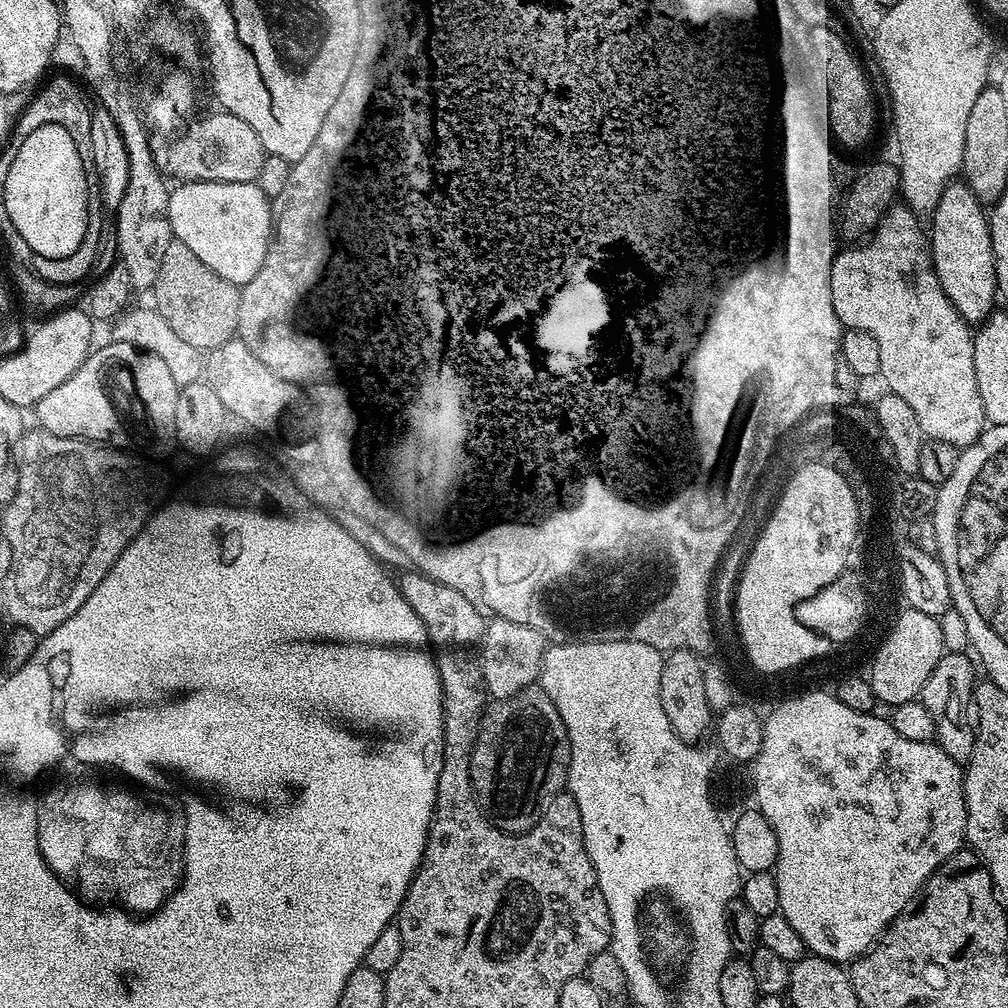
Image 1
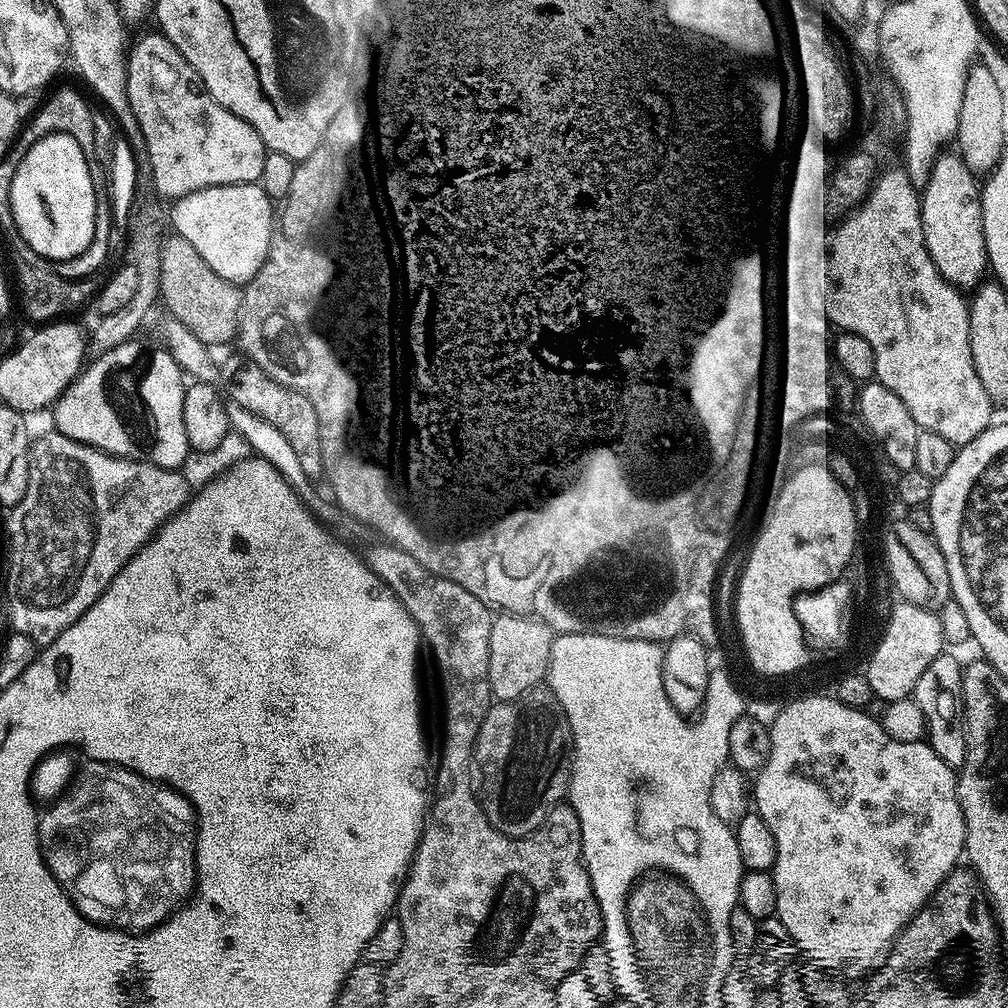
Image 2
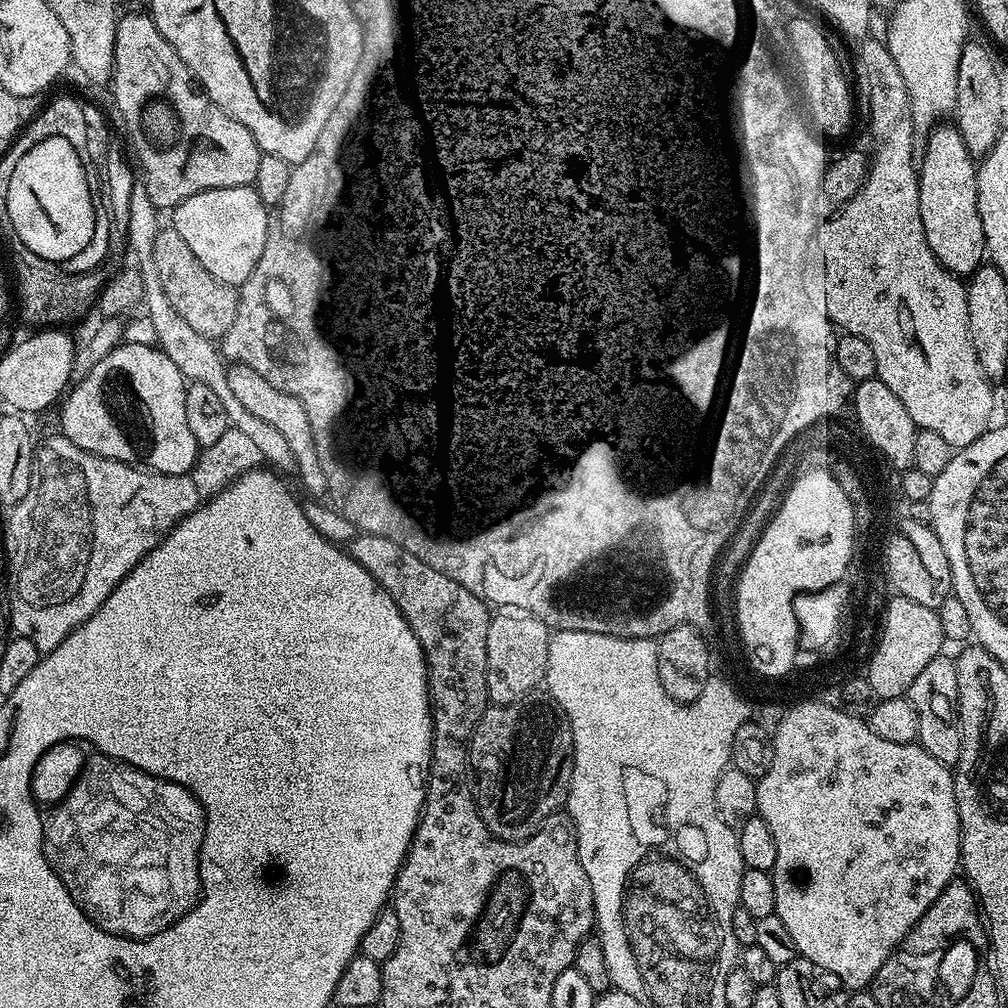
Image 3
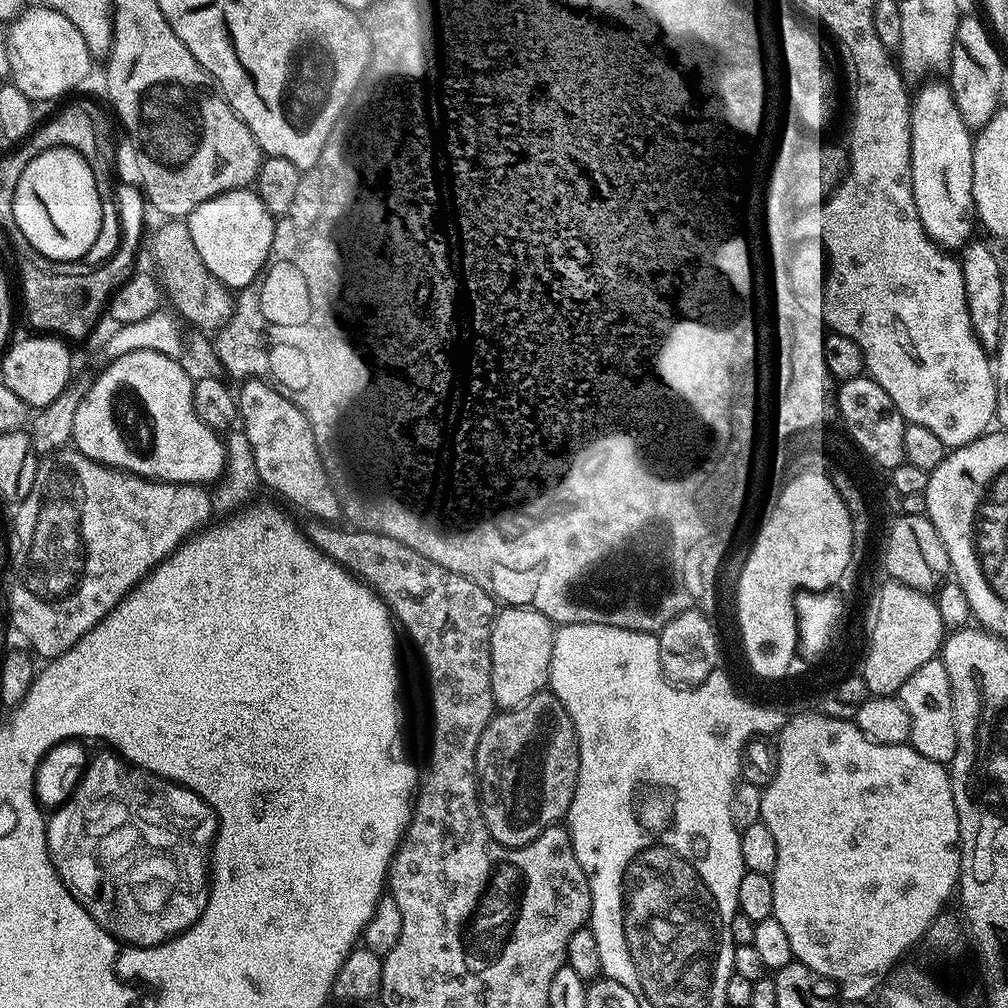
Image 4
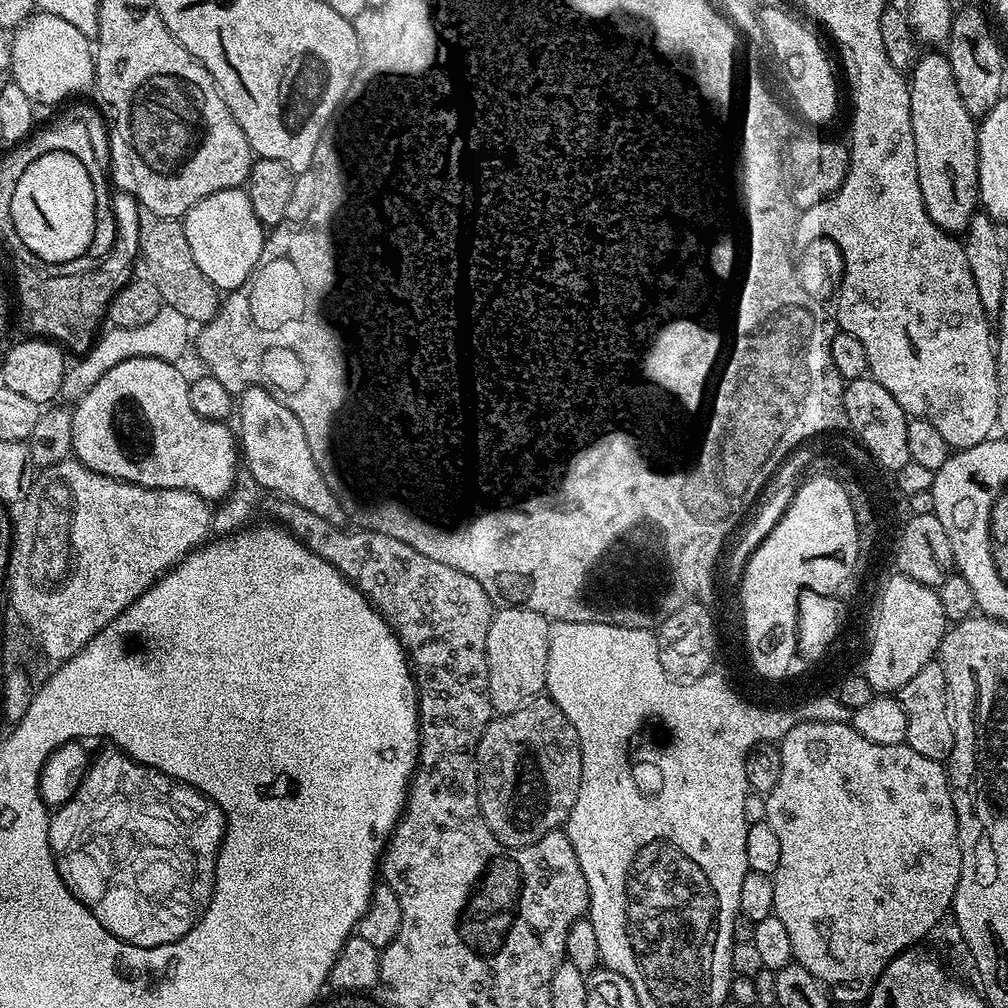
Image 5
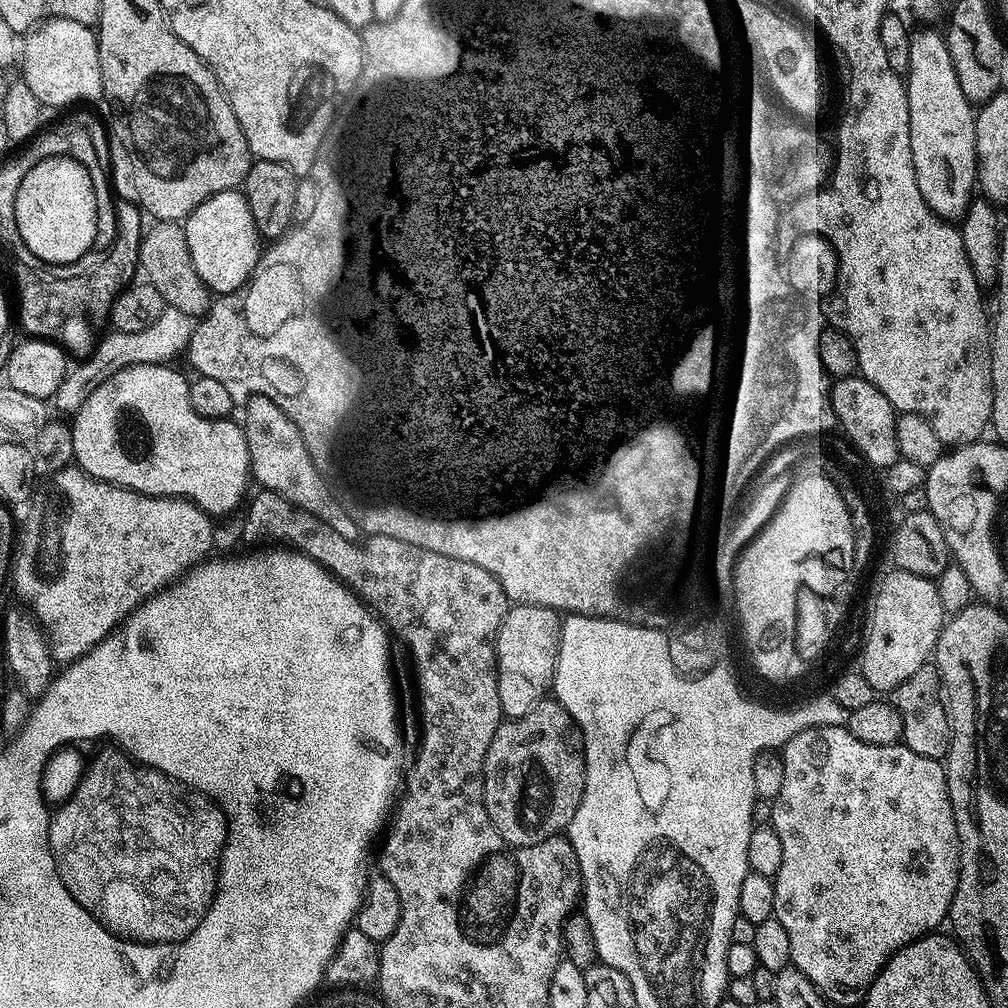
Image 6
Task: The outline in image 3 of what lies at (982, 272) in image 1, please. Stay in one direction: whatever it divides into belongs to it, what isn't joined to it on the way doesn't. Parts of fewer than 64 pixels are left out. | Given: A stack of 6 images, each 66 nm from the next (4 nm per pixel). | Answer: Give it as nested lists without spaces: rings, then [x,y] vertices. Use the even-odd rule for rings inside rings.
[[[955,126],[935,129],[929,139],[924,162],[918,166],[920,213],[926,242],[944,269],[953,276],[968,278],[986,260],[982,218],[978,214],[977,165]]]

